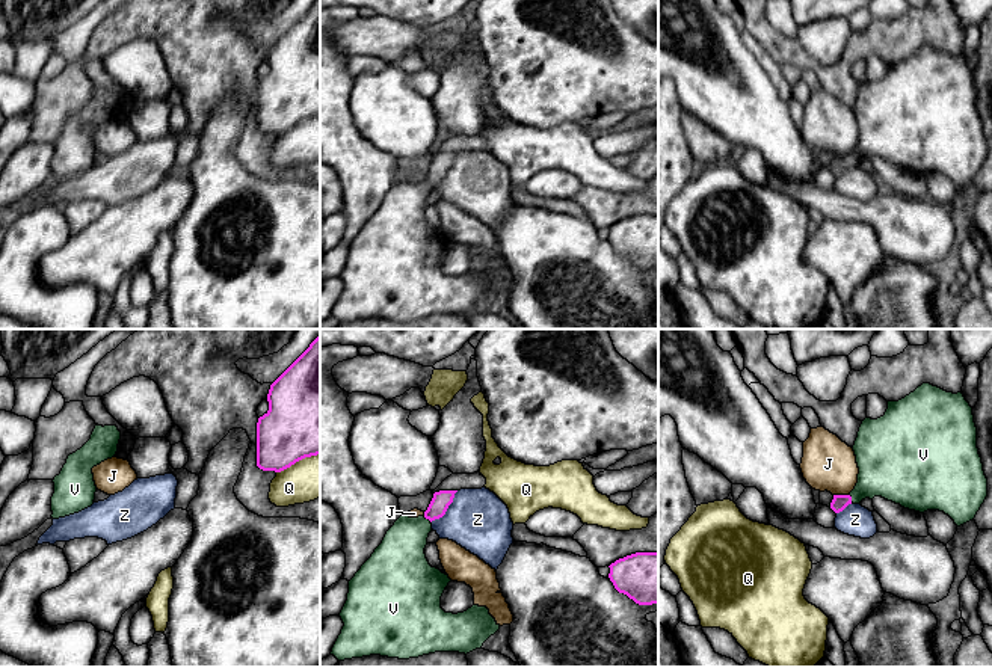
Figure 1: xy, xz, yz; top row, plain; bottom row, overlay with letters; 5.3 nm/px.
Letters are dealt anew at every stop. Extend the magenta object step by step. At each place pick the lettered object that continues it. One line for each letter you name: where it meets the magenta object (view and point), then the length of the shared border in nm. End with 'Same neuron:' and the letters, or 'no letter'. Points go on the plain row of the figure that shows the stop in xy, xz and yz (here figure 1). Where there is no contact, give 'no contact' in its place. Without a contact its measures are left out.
V: xz (428, 180) | 50 nm
Same neuron: V

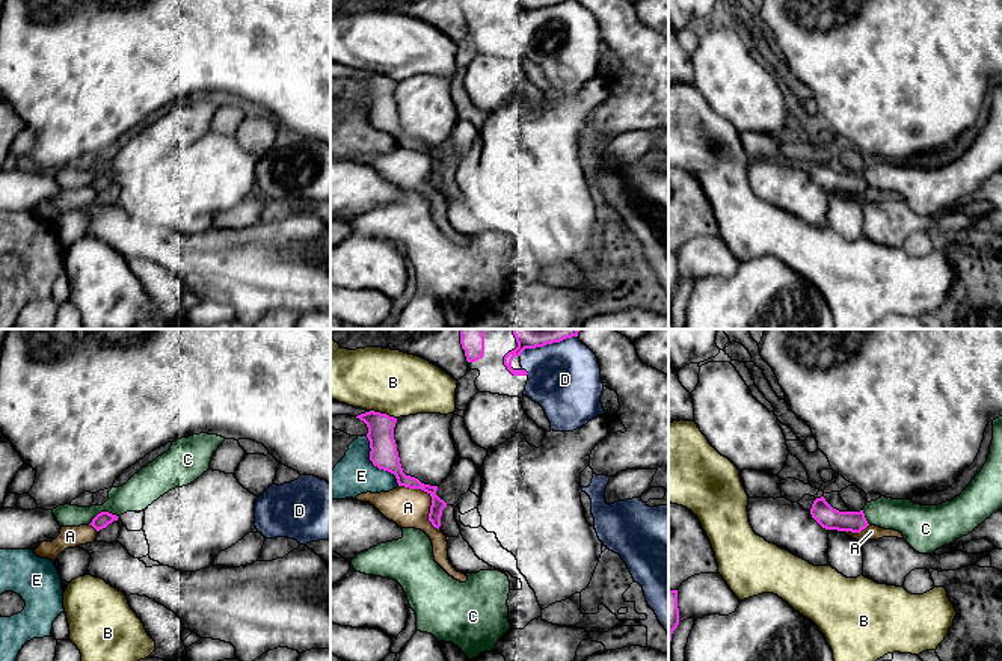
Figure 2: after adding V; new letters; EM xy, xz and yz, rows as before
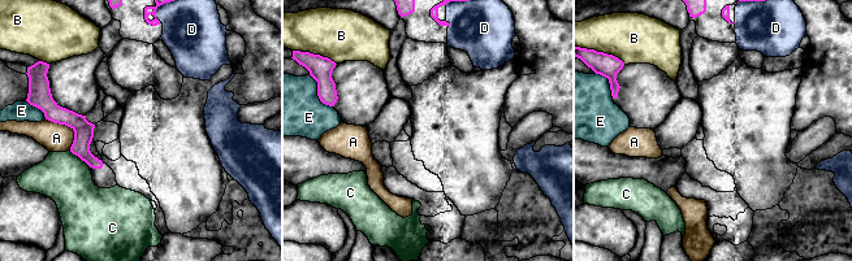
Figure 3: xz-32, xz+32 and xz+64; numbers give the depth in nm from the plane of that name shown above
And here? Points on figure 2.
Same neuron: no letter

